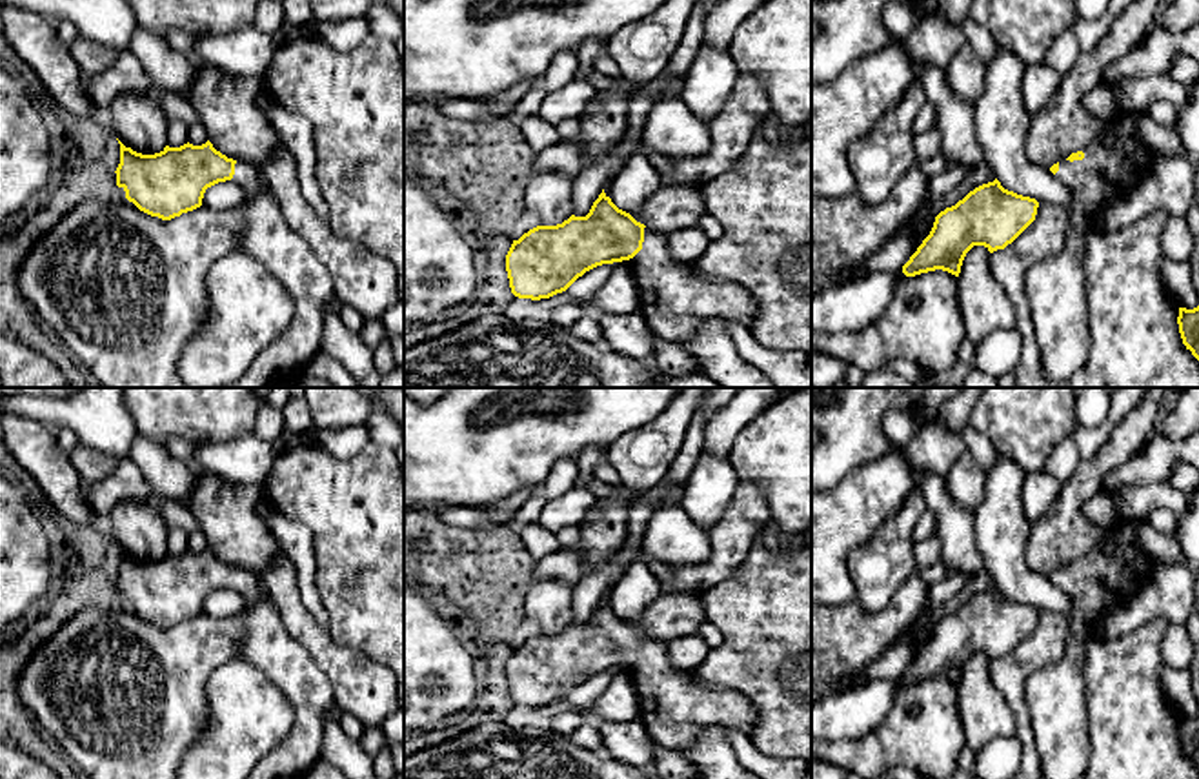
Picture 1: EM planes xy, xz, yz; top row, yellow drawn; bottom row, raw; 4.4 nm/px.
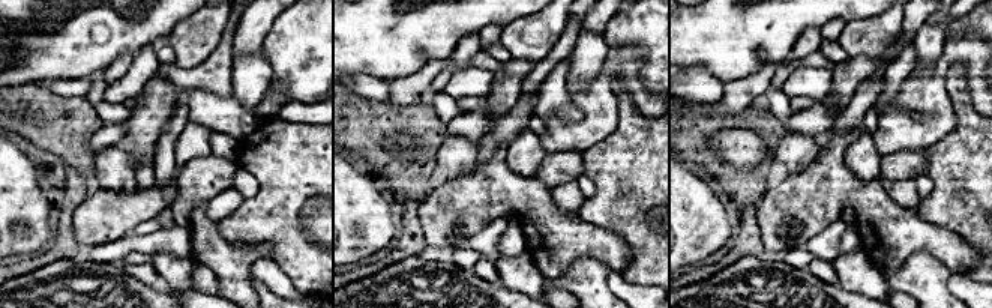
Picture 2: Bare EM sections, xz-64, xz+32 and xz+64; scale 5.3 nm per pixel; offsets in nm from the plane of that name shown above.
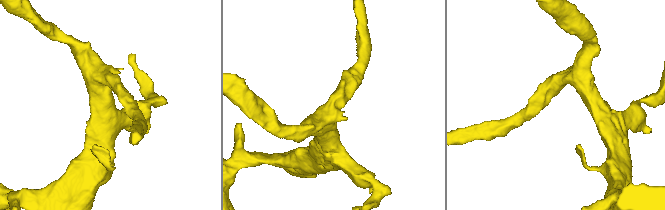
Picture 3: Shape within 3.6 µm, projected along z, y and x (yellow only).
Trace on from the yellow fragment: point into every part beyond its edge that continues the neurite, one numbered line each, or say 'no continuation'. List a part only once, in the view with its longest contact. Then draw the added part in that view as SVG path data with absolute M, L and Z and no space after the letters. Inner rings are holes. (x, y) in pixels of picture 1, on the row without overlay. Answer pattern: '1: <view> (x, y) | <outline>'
1: xz (674, 707) | M644 635L642 657L626 672L640 701L639 719L660 746L684 752L710 724L744 733L755 726L755 708L742 693L697 683L693 670L671 664L662 641Z

